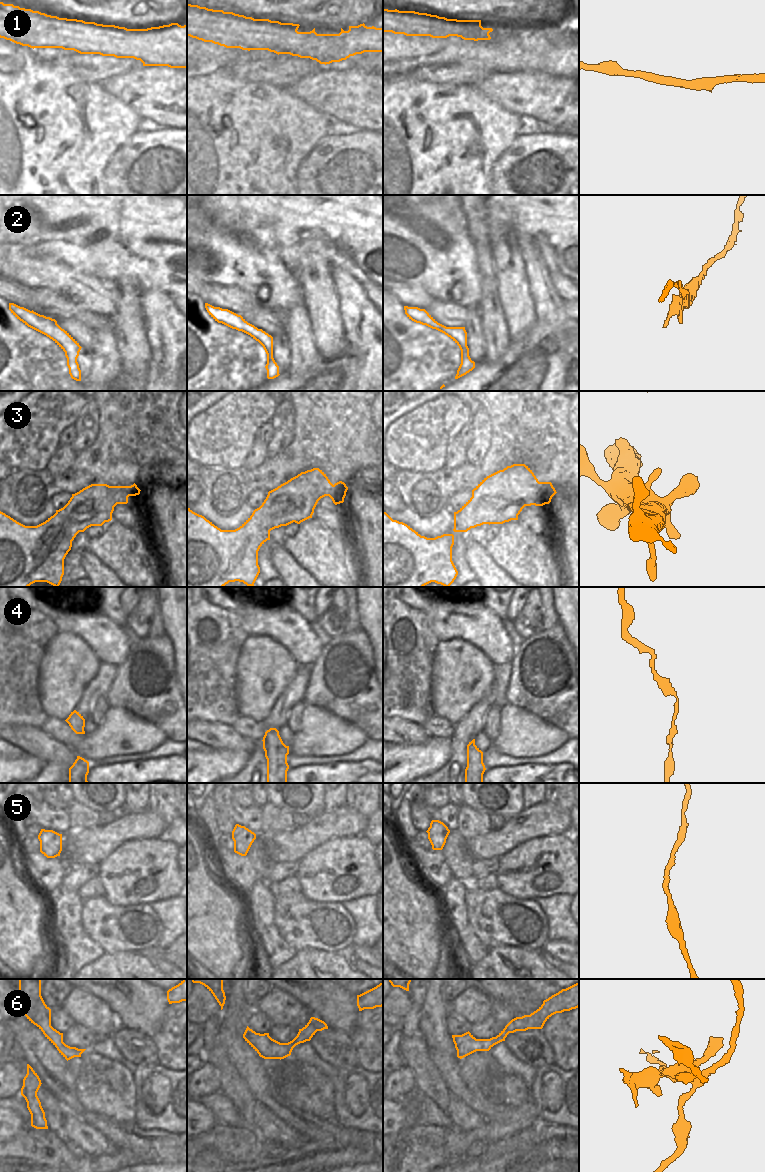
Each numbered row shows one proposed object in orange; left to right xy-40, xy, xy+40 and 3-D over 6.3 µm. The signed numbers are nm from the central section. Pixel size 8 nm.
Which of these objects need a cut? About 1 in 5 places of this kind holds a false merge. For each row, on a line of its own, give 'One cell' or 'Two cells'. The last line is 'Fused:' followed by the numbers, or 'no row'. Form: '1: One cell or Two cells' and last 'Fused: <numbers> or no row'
1: One cell
2: One cell
3: One cell
4: One cell
5: One cell
6: Two cells
Fused: 6

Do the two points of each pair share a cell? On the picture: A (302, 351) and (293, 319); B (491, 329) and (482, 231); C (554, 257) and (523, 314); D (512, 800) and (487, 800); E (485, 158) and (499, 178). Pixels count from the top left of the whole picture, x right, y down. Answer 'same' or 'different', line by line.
A: same
B: same
C: different
D: same
E: different

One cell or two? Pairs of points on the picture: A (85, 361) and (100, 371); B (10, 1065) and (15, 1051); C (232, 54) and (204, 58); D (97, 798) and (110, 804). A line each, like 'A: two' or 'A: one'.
A: two
B: two
C: one
D: one

